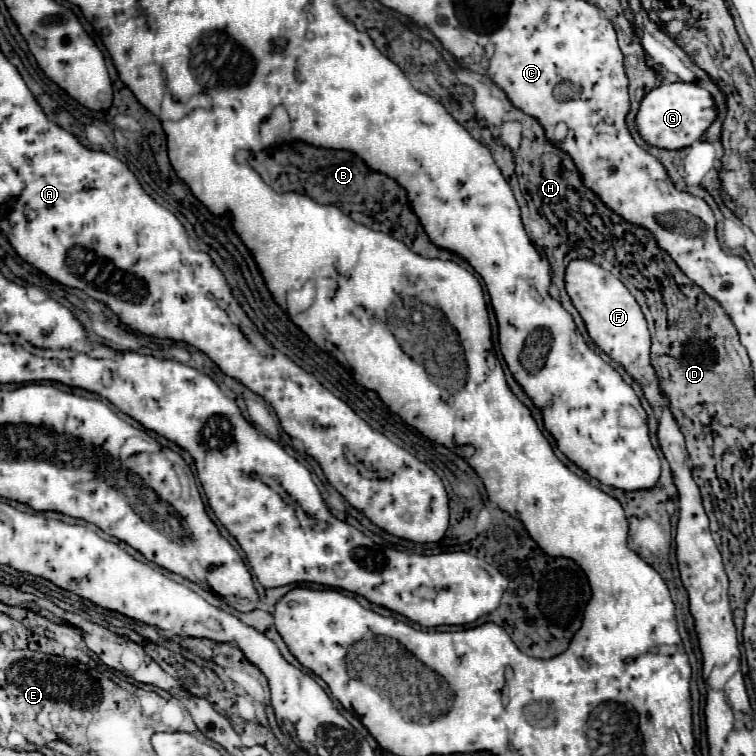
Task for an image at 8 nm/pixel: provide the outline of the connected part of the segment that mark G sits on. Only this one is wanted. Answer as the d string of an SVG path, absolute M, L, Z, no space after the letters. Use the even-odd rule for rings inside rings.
M662 83L652 89L640 105L636 125L642 139L662 149L684 149L702 139L704 131L716 121L718 107L714 97L696 83Z

